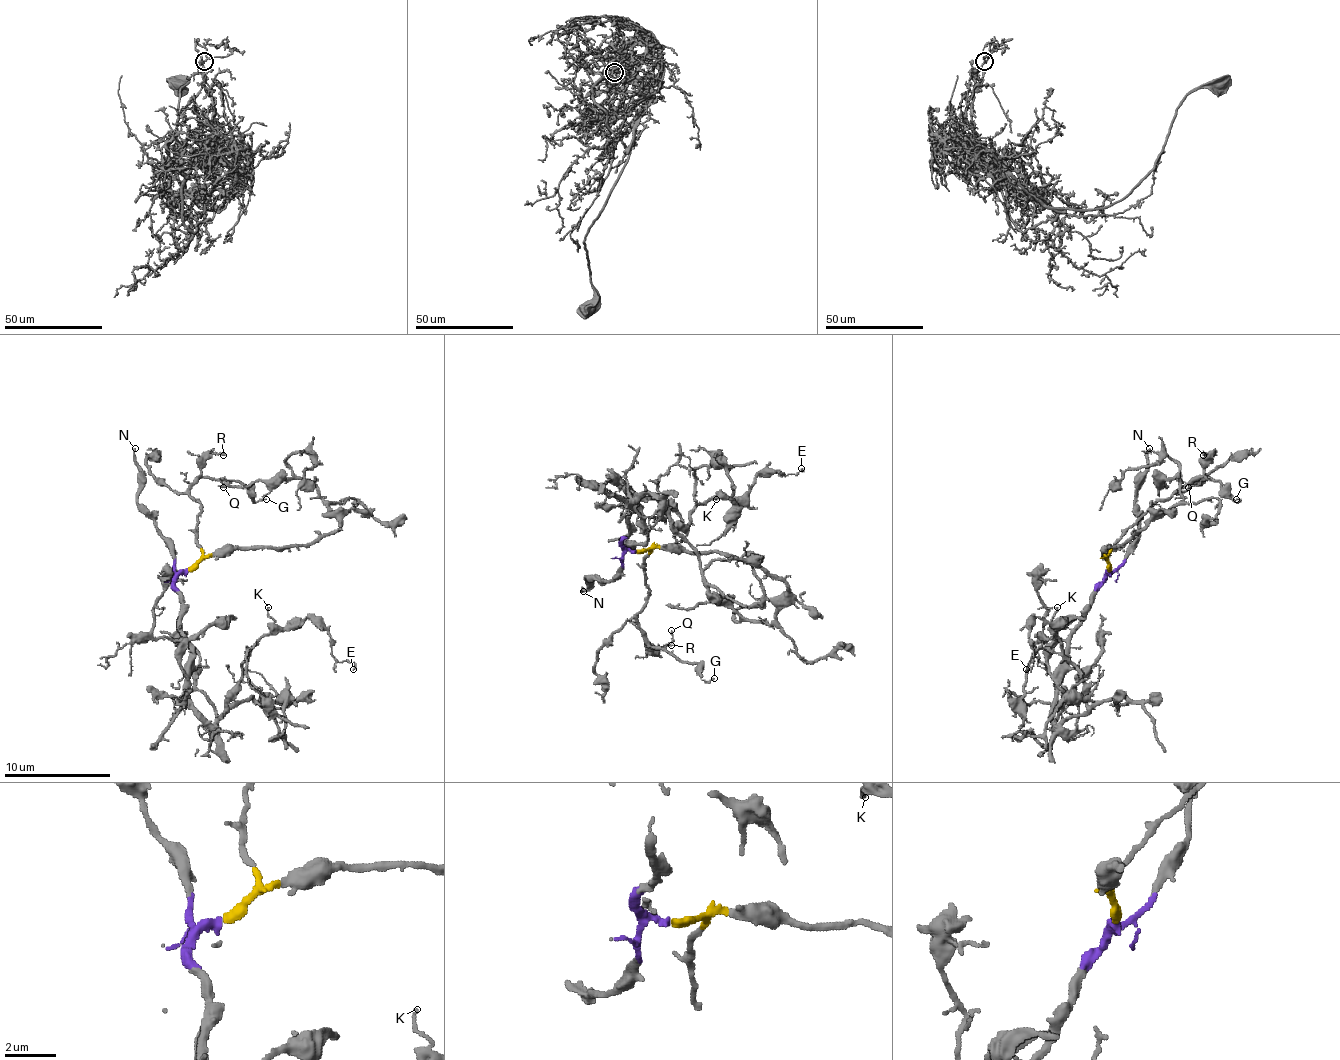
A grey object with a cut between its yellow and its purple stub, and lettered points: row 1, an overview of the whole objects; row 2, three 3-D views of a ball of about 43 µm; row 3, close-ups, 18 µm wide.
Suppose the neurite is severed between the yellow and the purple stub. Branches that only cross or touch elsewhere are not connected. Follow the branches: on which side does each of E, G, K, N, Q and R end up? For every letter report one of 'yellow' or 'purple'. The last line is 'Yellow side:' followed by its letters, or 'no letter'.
E: purple
G: yellow
K: purple
N: purple
Q: yellow
R: yellow
Yellow side: G, Q, R

